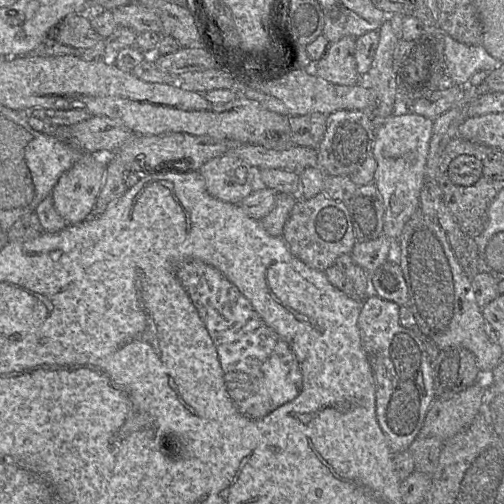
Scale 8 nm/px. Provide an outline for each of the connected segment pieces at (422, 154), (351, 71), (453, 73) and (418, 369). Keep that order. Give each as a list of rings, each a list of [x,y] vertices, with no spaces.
[[[415,113],[391,115],[383,122],[376,122],[372,154],[377,166],[372,184],[383,198],[383,234],[392,241],[398,241],[405,223],[420,210],[433,122]]]
[[[344,36],[331,43],[325,54],[312,66],[312,72],[324,81],[338,86],[352,87],[362,81],[356,69],[355,41]]]
[[[444,34],[443,40],[446,76],[453,85],[467,86],[476,72],[491,72],[502,63],[491,56],[482,45],[467,45],[447,34]]]
[[[373,295],[362,301],[358,316],[361,346],[375,380],[376,419],[393,454],[409,449],[436,399],[433,367],[425,346],[413,330],[400,324],[399,310],[396,303]]]

